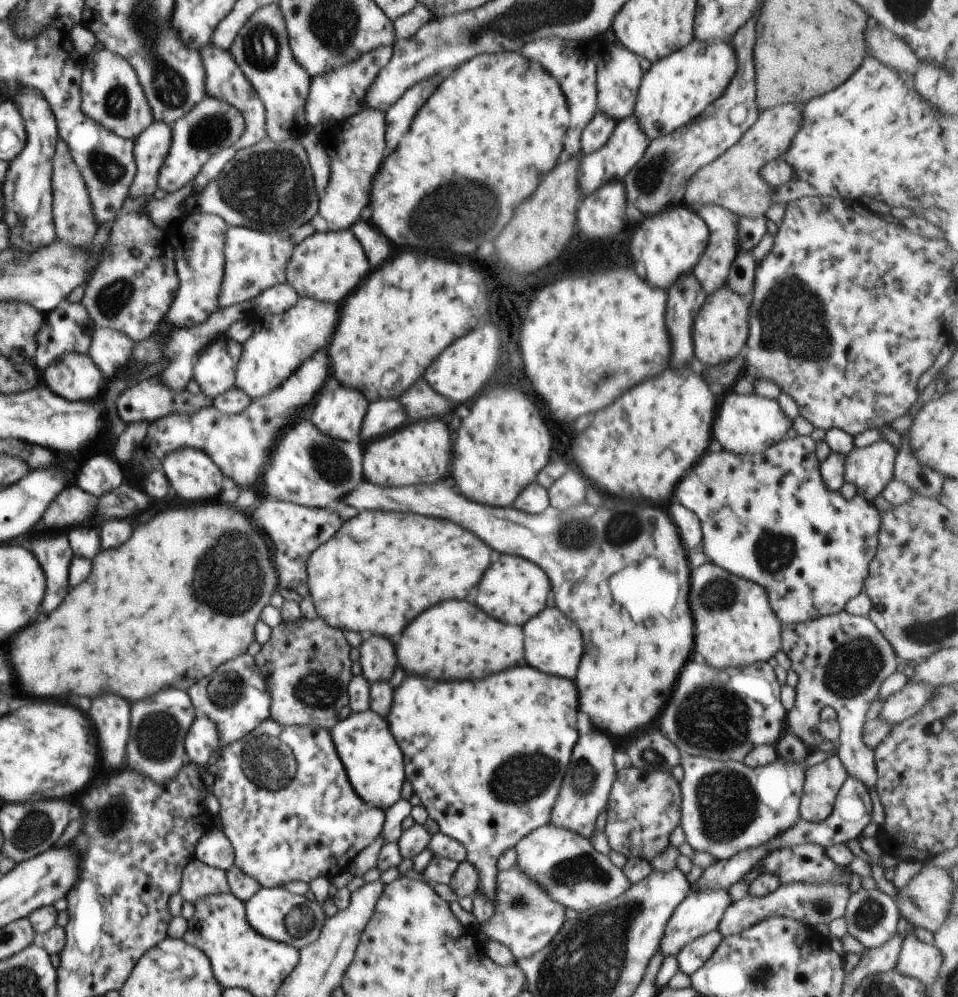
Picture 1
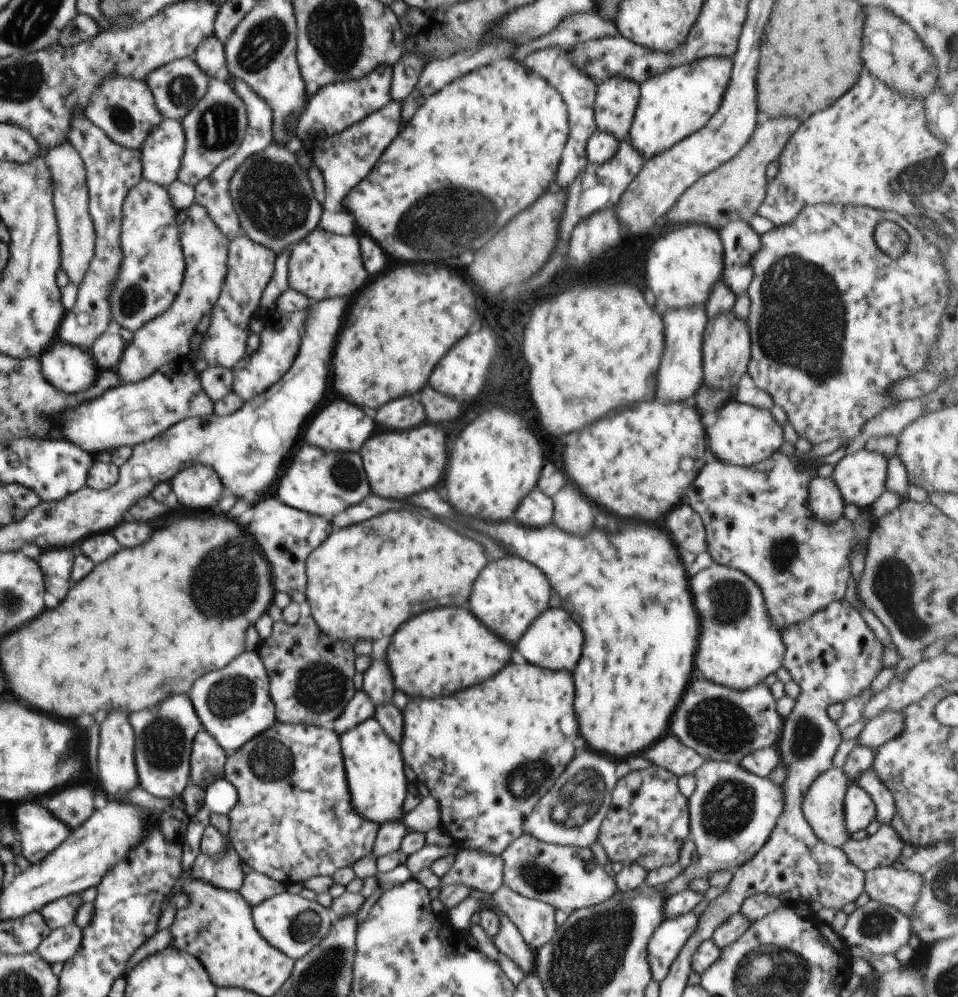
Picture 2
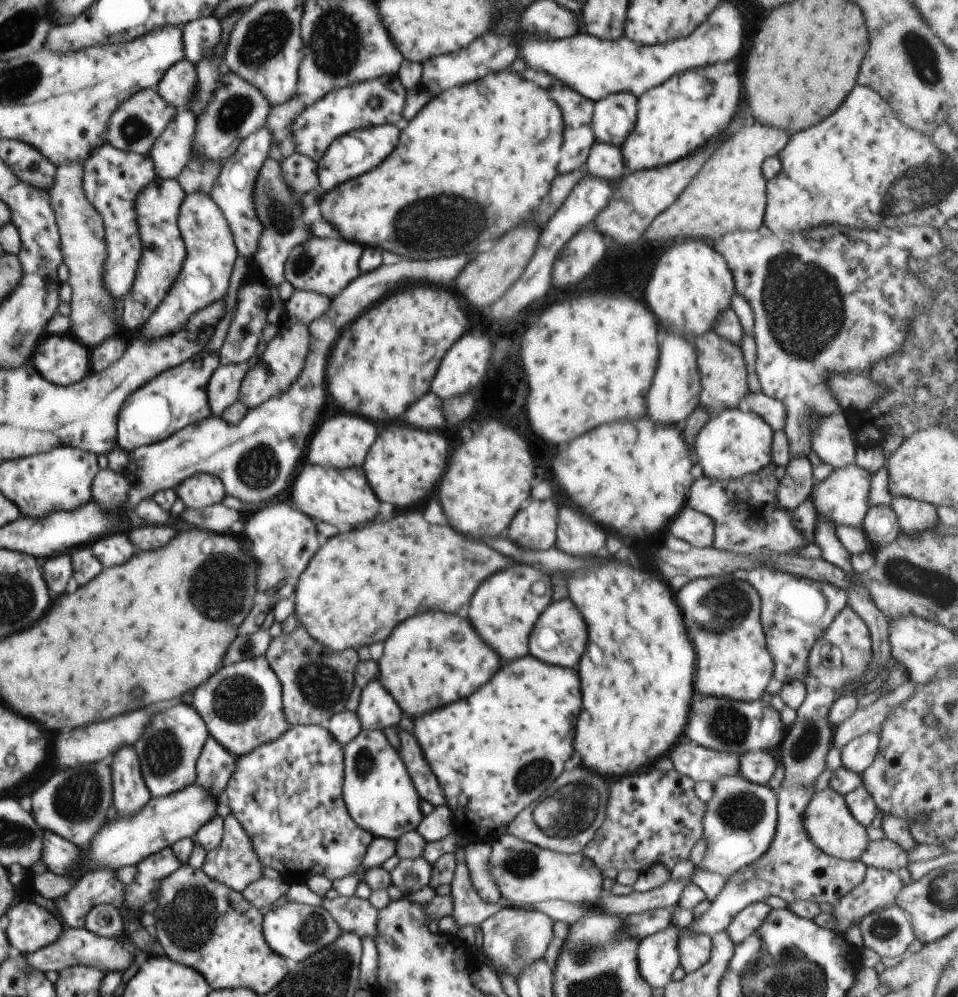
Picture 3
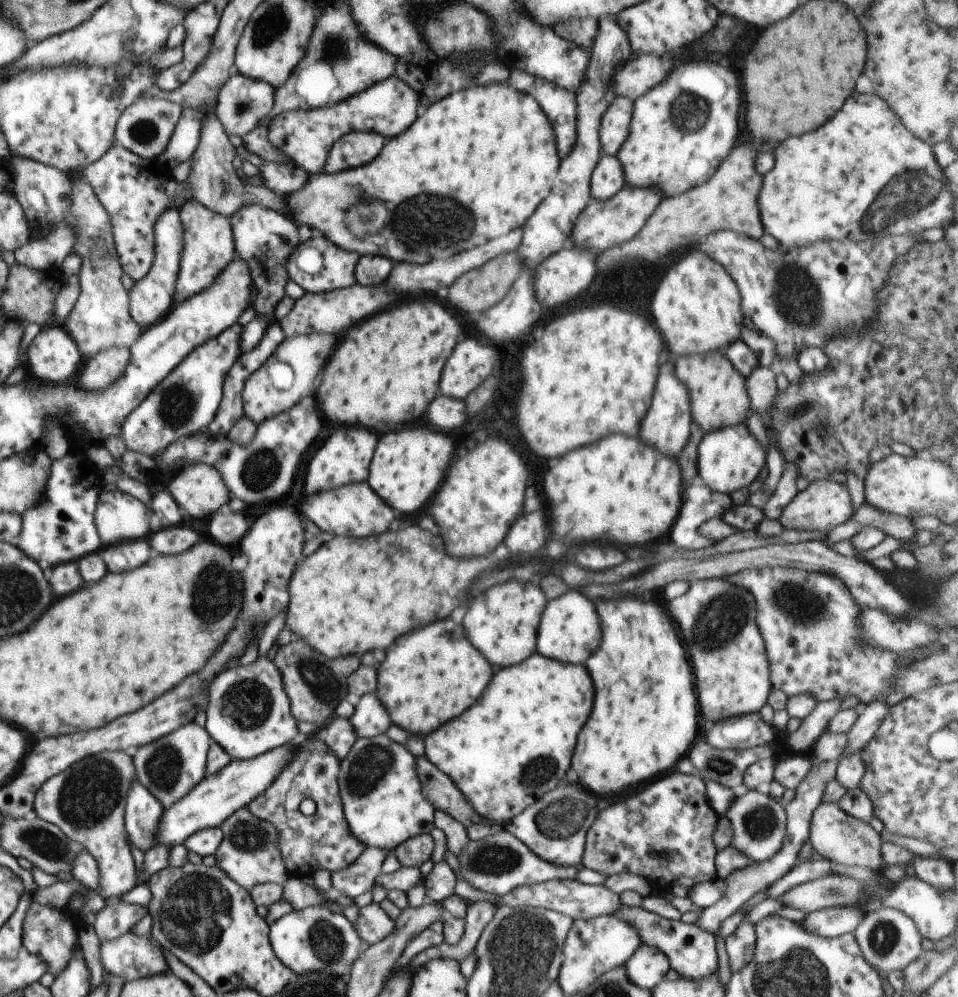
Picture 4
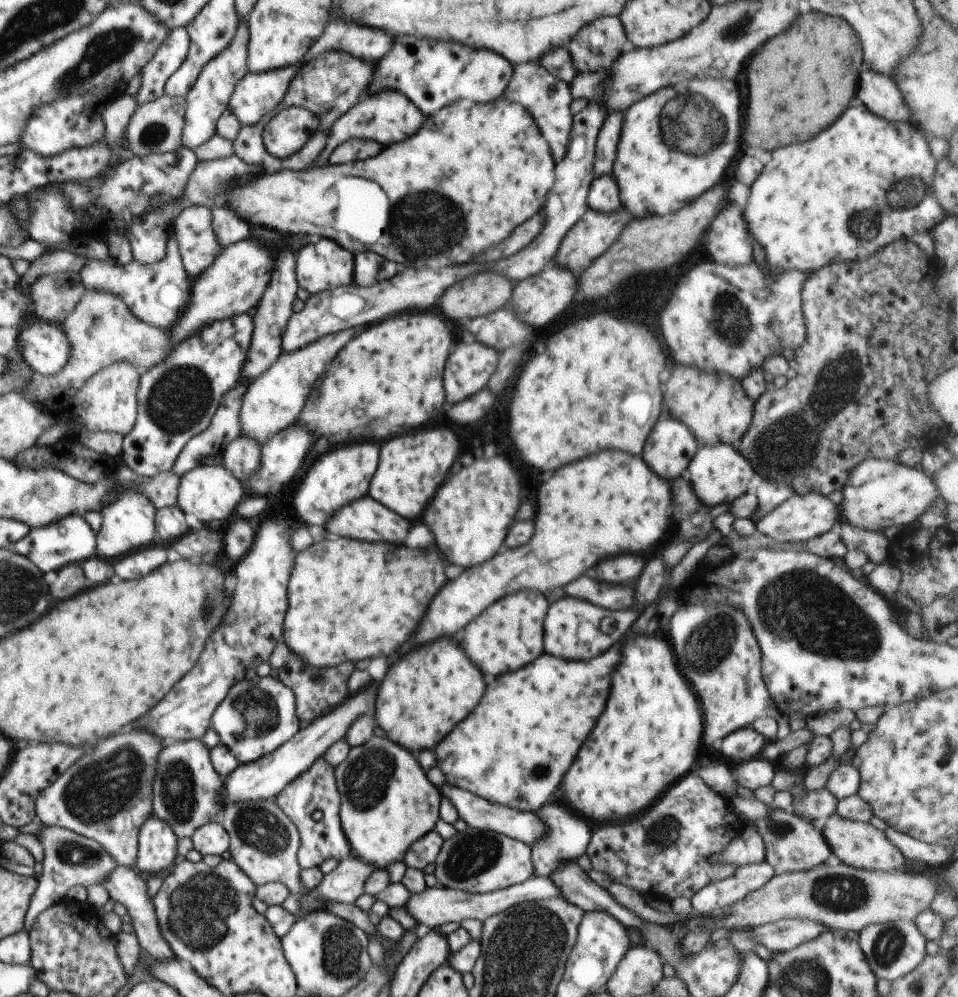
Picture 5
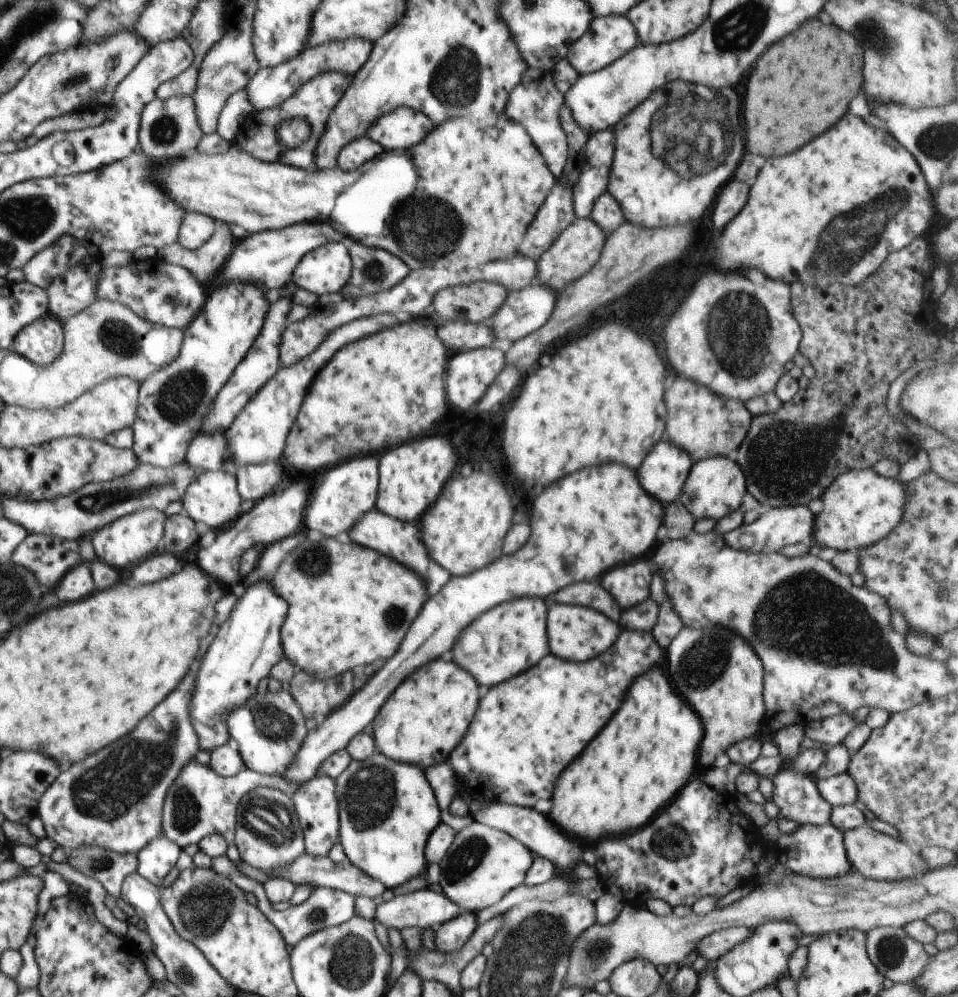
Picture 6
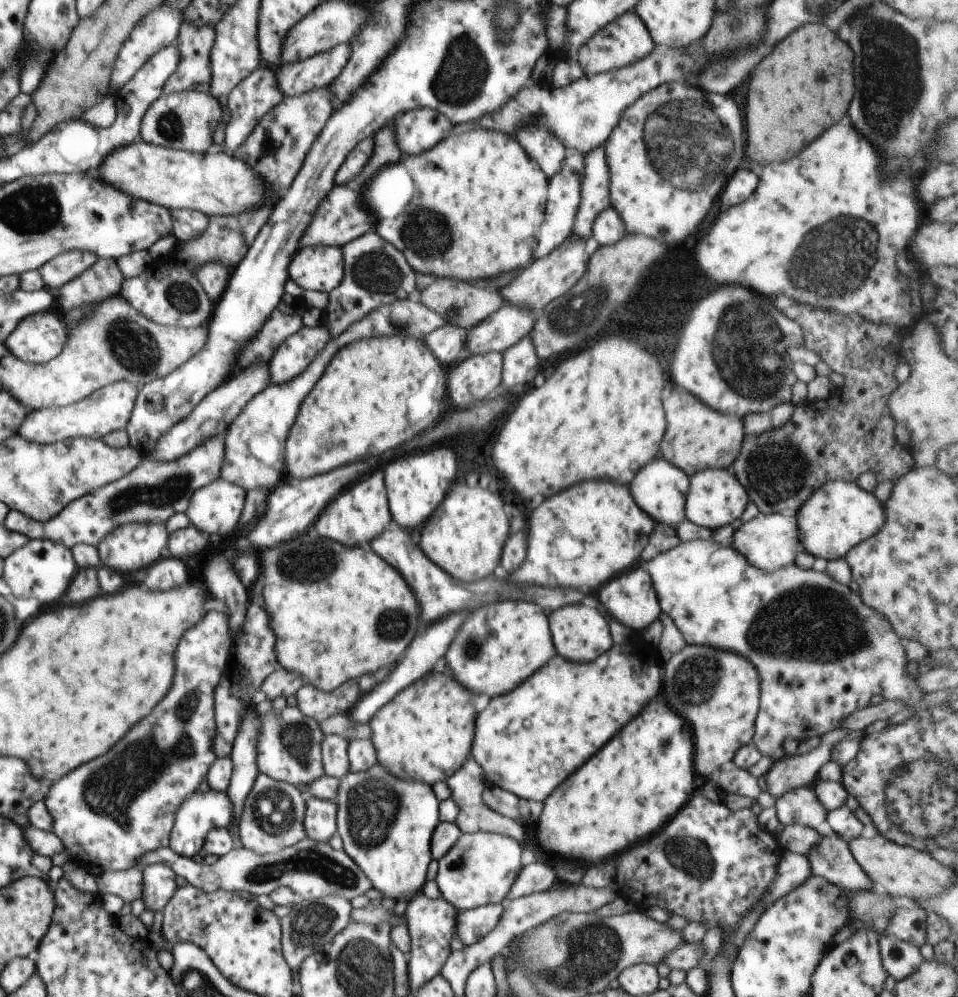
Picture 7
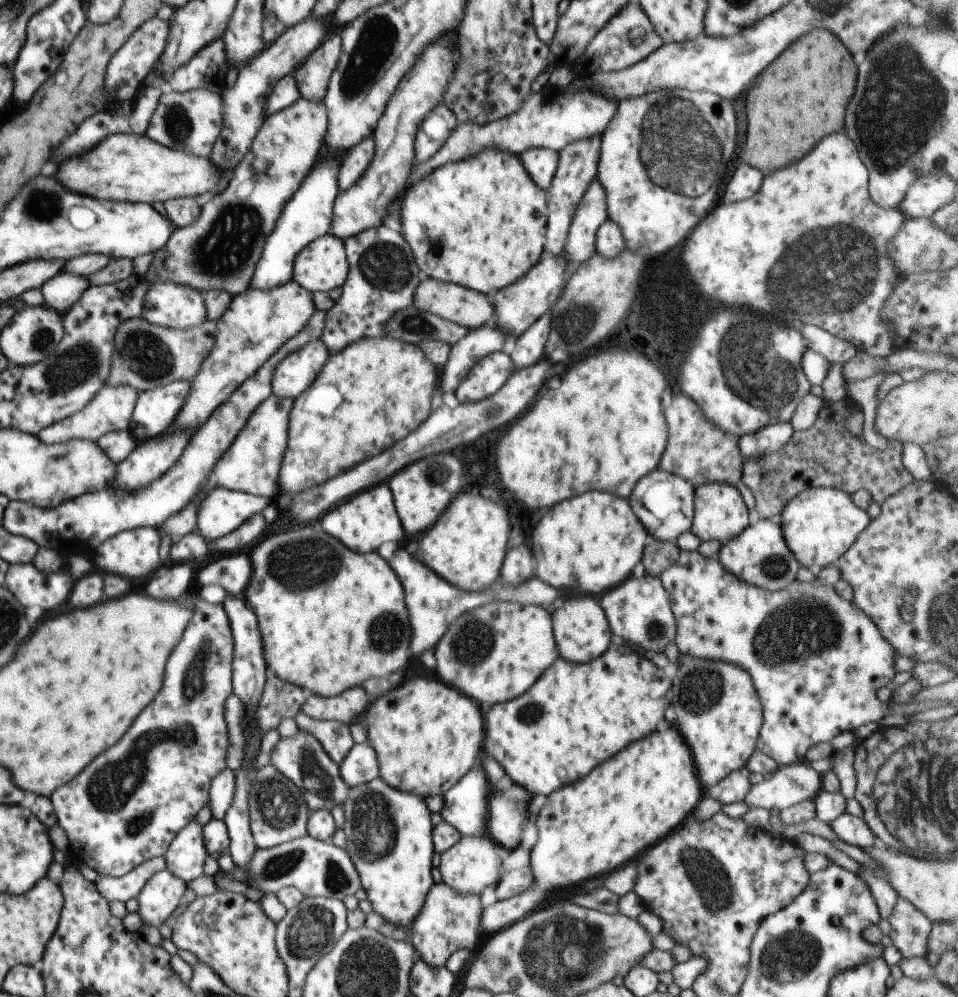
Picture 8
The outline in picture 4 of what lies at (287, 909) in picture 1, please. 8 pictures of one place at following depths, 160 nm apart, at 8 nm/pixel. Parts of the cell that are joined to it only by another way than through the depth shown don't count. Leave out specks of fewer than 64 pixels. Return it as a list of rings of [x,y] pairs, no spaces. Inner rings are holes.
[[[308,907],[289,912],[269,925],[269,939],[275,955],[297,975],[326,973],[334,977],[342,977],[346,981],[351,977],[351,968],[359,957],[358,948],[361,936],[342,912],[332,912],[326,907]]]

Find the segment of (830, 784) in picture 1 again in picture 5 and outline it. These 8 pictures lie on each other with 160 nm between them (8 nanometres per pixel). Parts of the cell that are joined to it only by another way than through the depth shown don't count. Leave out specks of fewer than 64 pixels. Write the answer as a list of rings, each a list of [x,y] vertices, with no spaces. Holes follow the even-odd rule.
[[[834,813],[828,818],[828,822],[821,828],[826,837],[830,851],[840,861],[857,869],[867,871],[902,871],[904,870],[905,856],[888,840],[883,830],[874,827],[869,822],[851,821]]]

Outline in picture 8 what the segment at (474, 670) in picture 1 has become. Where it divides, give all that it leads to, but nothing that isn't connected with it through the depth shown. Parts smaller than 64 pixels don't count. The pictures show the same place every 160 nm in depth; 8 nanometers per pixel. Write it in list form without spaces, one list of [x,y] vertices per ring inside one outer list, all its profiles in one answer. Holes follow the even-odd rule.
[[[412,678],[402,686],[394,687],[371,703],[364,712],[366,716],[367,742],[376,751],[379,761],[379,776],[396,790],[420,798],[443,795],[449,791],[474,766],[476,758],[484,752],[484,722],[482,714],[468,696],[432,678]]]

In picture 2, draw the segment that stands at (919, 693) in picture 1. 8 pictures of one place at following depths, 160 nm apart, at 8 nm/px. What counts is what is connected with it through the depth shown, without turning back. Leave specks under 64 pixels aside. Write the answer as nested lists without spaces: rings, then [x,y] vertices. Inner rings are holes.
[[[903,710],[900,713],[882,713],[865,724],[862,732],[857,736],[857,744],[875,751],[887,740],[899,736],[904,724]]]

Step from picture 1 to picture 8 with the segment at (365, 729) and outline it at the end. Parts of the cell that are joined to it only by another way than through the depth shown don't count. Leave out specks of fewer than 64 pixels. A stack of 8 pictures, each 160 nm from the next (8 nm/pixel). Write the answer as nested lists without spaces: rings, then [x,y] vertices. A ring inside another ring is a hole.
[[[378,776],[366,784],[350,787],[348,798],[342,804],[342,808],[345,814],[345,825],[342,829],[347,836],[345,849],[358,871],[361,887],[366,891],[373,911],[378,912],[386,923],[397,925],[409,932],[414,919],[424,906],[426,895],[434,884],[430,873],[433,868],[432,856],[435,852],[432,838],[433,824],[425,799],[396,790]]]

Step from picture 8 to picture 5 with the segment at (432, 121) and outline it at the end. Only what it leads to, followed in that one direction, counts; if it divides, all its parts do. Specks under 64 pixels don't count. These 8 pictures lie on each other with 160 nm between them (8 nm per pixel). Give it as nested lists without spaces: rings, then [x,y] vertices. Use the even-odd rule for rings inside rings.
[[[382,92],[374,98],[364,98],[362,102],[358,102],[354,108],[350,108],[348,112],[345,112],[333,122],[334,124],[328,129],[325,148],[319,154],[319,158],[325,161],[328,160],[337,146],[350,140],[350,138],[374,140],[384,148],[390,146],[390,144],[402,142],[402,140],[406,140],[406,138],[410,138],[412,134],[418,132],[418,128],[424,124],[424,116],[406,96],[402,96],[398,92]]]

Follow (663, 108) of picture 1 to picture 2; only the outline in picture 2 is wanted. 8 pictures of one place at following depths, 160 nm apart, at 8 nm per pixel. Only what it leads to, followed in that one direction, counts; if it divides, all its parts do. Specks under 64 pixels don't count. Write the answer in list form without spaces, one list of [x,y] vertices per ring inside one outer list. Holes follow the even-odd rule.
[[[706,58],[650,77],[639,86],[639,103],[628,136],[631,145],[648,160],[698,132],[720,108],[731,74],[730,58]]]

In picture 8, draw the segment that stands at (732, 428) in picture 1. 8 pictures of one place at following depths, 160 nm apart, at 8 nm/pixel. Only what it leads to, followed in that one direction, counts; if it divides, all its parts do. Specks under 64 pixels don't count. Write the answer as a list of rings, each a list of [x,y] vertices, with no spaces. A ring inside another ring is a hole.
[[[710,483],[698,487],[695,489],[694,508],[690,531],[698,536],[702,543],[704,541],[718,541],[725,545],[750,526],[746,503],[744,503],[740,491],[732,485]]]

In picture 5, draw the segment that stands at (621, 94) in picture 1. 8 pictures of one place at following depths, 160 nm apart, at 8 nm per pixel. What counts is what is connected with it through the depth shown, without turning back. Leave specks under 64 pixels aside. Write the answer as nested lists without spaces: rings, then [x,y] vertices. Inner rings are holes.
[[[610,113],[606,117],[596,141],[593,173],[596,177],[610,175],[621,137],[623,113]]]

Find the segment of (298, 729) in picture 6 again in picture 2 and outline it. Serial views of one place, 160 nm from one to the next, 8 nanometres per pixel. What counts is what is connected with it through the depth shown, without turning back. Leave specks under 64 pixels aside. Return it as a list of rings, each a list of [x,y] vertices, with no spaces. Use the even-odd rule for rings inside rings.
[[[245,650],[223,669],[206,673],[194,684],[194,688],[190,689],[188,695],[193,702],[198,718],[201,720],[202,728],[212,735],[212,738],[227,754],[242,748],[246,742],[252,740],[255,736],[261,735],[277,721],[275,704],[269,691],[269,674],[257,650]]]

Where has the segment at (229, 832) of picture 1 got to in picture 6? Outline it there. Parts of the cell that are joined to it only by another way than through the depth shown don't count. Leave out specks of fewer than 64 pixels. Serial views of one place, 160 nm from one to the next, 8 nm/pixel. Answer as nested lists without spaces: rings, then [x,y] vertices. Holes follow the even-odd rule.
[[[316,776],[316,778],[301,784],[299,790],[292,795],[299,823],[304,830],[305,851],[312,856],[328,855],[334,844],[338,843],[339,804],[335,790],[334,779]]]

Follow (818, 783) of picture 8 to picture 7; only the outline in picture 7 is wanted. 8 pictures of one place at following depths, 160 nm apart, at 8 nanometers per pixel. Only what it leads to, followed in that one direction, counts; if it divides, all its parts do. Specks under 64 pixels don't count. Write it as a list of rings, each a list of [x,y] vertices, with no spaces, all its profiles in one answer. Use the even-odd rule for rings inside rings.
[[[838,727],[821,736],[820,746],[801,755],[787,755],[773,763],[765,774],[764,791],[779,799],[797,788],[811,787],[818,779],[820,769],[831,760],[832,747],[849,734],[846,727]]]

